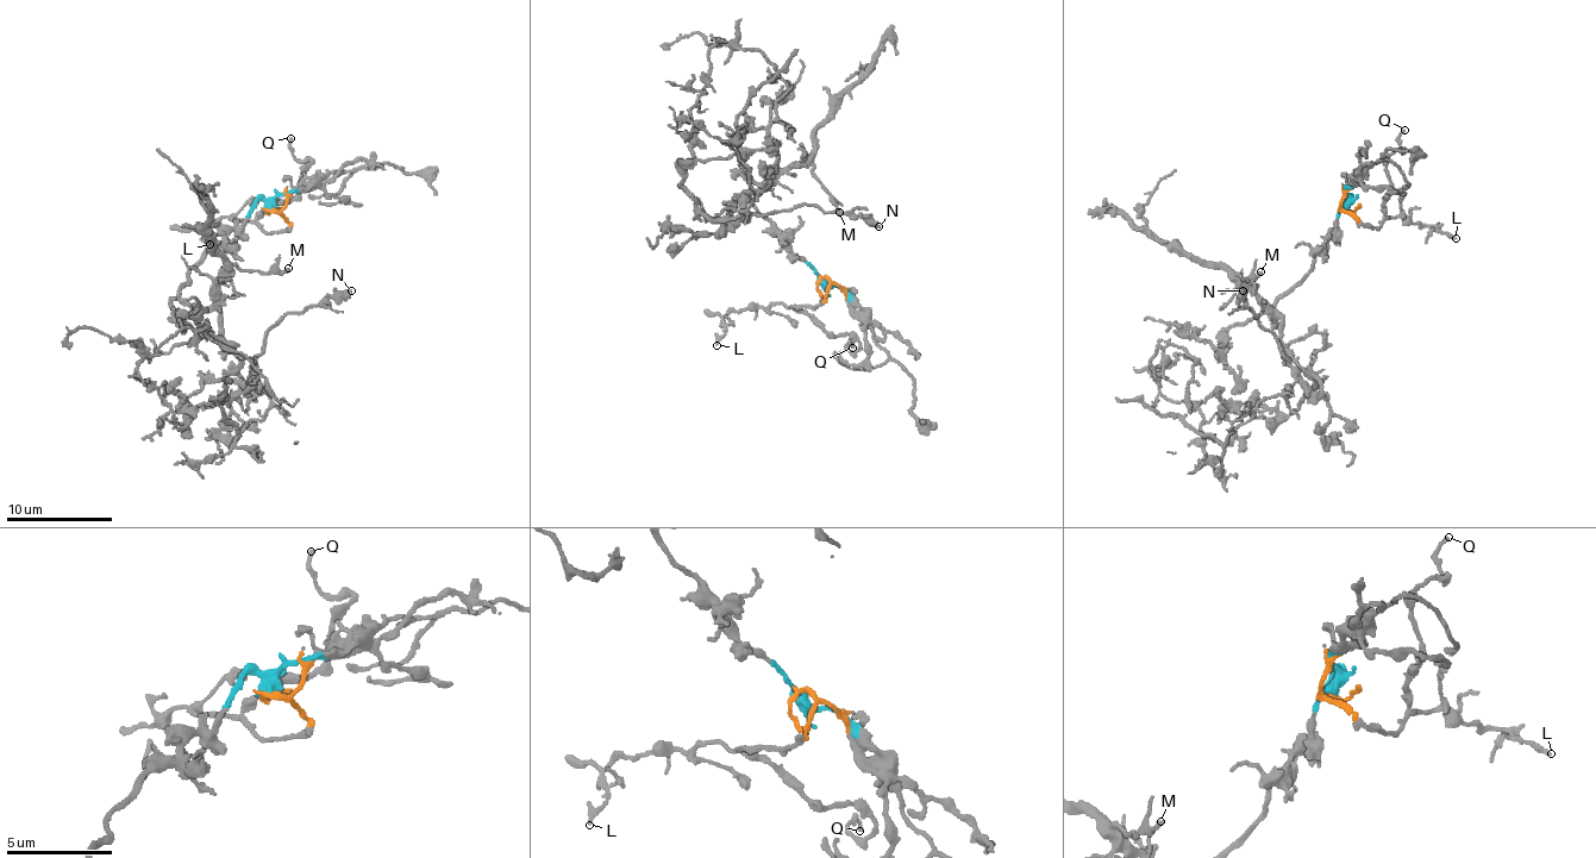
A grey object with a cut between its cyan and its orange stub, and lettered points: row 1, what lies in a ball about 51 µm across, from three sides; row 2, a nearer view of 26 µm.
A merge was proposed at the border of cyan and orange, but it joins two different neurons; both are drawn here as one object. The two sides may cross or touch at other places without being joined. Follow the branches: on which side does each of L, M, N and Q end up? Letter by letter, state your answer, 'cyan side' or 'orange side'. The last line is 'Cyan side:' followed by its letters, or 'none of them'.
L: orange side
M: cyan side
N: cyan side
Q: orange side
Cyan side: M, N

